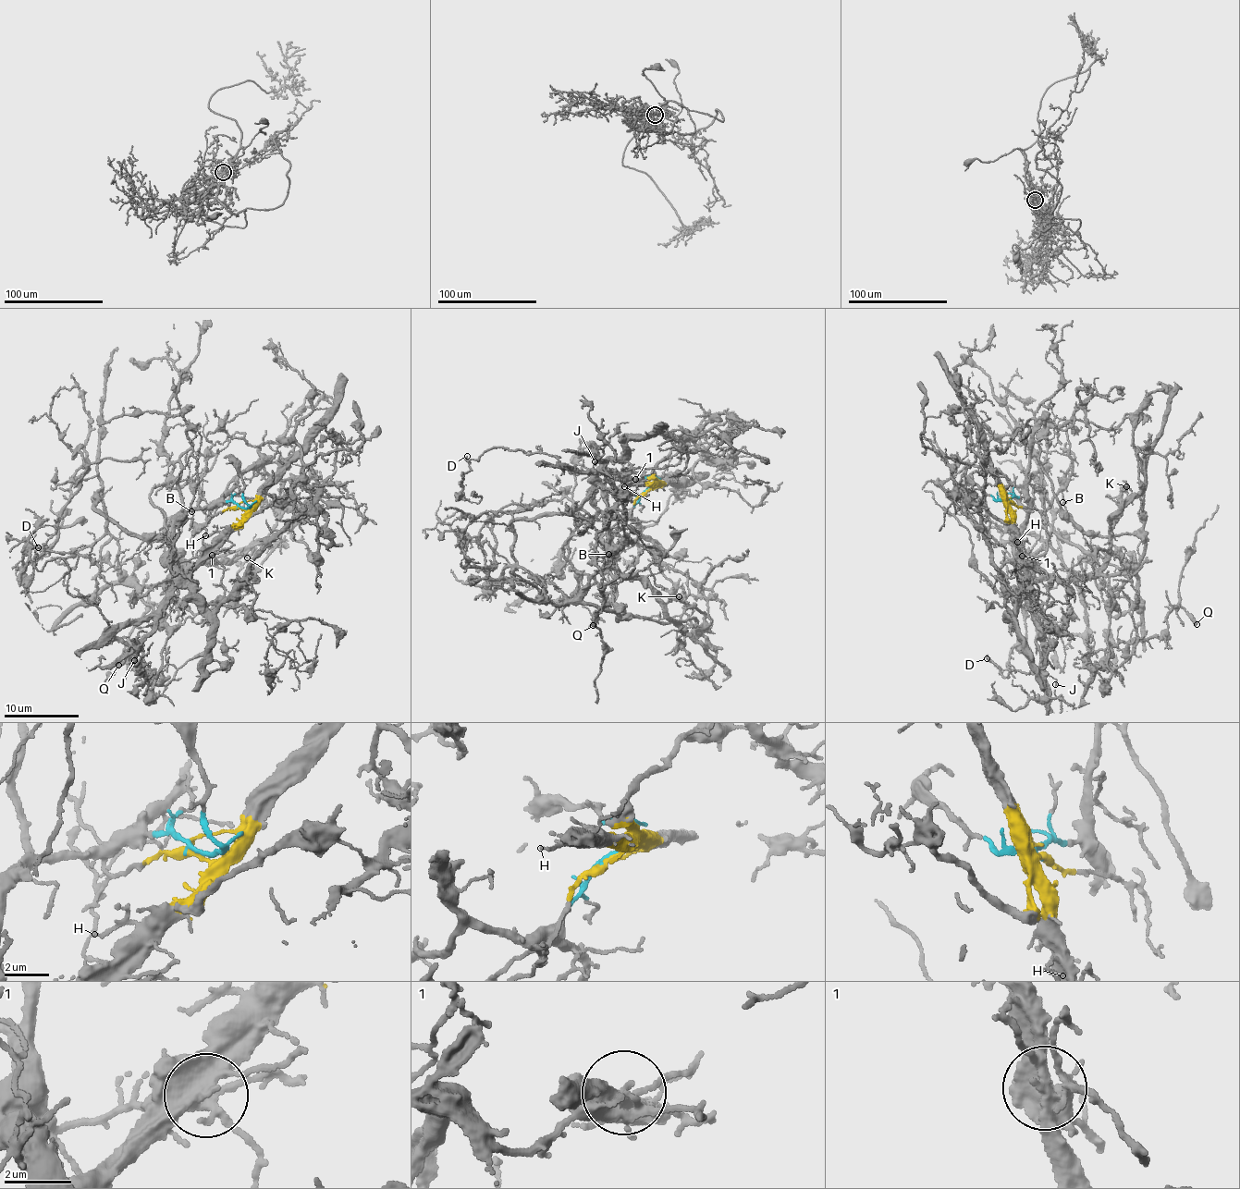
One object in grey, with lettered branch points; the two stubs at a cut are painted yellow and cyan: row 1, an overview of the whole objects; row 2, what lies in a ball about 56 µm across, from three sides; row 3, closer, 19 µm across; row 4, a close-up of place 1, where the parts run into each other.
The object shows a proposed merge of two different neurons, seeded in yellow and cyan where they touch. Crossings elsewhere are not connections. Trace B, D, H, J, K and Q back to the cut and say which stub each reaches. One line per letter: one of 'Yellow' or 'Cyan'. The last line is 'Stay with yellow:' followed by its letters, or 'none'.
B: Cyan
D: Yellow
H: Yellow
J: Yellow
K: Cyan
Q: Cyan
Stay with yellow: D, H, J

